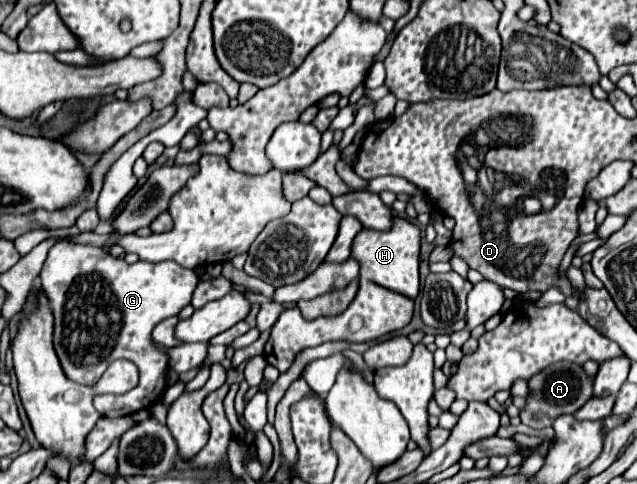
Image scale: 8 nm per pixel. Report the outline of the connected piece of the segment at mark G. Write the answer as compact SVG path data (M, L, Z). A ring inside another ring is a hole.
M59 241L49 249L47 261L39 277L55 315L55 339L53 339L55 353L61 361L65 375L71 381L81 385L93 385L105 373L107 365L115 359L127 359L139 367L139 383L133 391L127 391L125 395L95 397L95 409L99 411L99 415L103 417L133 415L135 411L147 409L155 401L155 393L157 393L157 399L163 395L163 391L167 389L167 379L165 379L167 355L163 355L153 345L151 331L161 319L169 315L177 315L185 305L189 305L195 285L199 283L199 277L195 275L195 271L185 269L175 261L161 261L161 263L137 261L129 265L125 259L111 257L103 249L89 247L89 245L75 245L71 241Z

